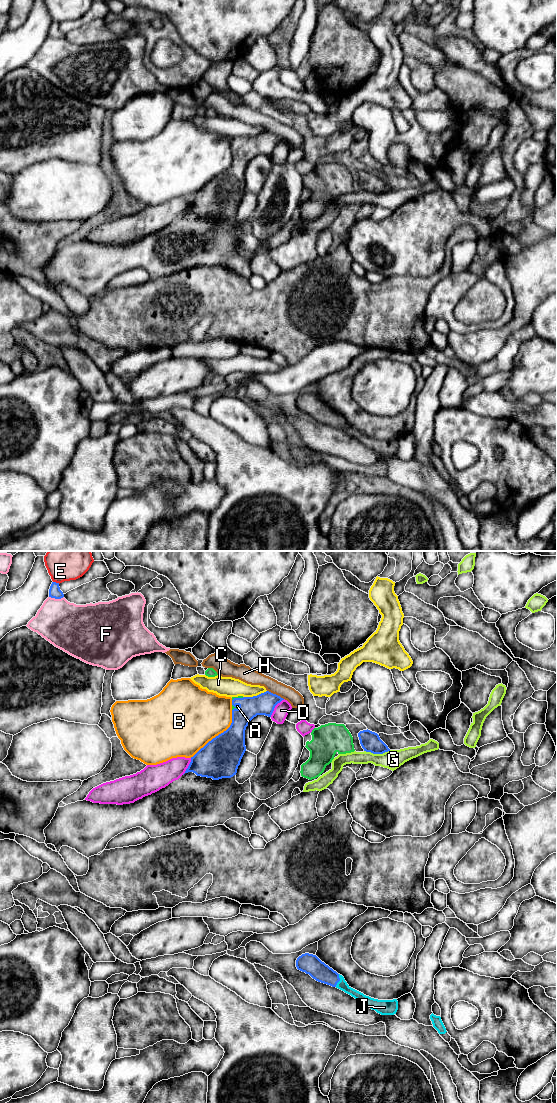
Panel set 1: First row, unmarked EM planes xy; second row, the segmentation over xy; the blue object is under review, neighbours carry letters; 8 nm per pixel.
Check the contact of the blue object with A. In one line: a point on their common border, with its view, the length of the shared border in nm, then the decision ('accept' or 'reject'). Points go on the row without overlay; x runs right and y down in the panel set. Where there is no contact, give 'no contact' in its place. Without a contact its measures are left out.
meets blue in xy at (235, 146); contact 80 nm long; accept

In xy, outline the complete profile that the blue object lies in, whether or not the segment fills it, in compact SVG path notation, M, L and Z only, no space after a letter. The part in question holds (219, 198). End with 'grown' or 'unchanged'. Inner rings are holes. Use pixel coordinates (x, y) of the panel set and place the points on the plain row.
M269 131L253 137L232 137L232 163L230 167L209 181L193 197L185 213L193 212L197 216L219 220L222 218L231 218L237 213L238 206L246 191L245 170L249 162L257 155L271 157L275 146L283 138Z | grown

